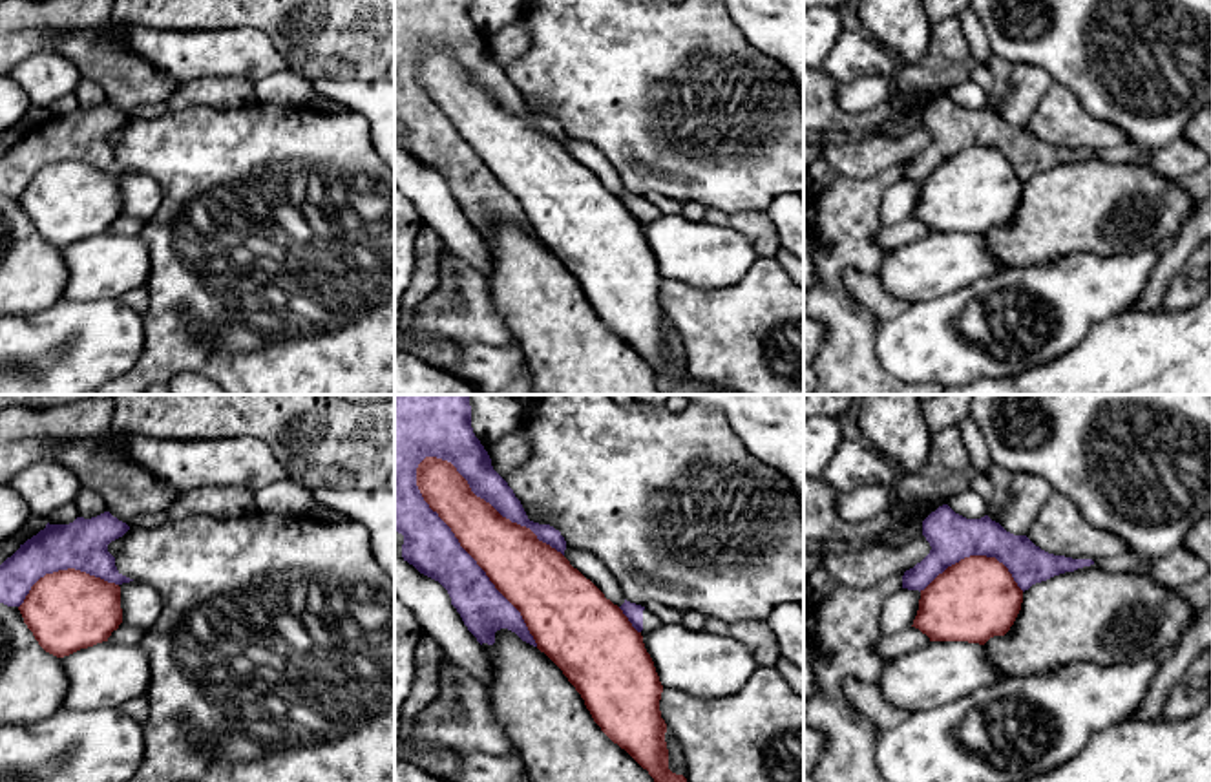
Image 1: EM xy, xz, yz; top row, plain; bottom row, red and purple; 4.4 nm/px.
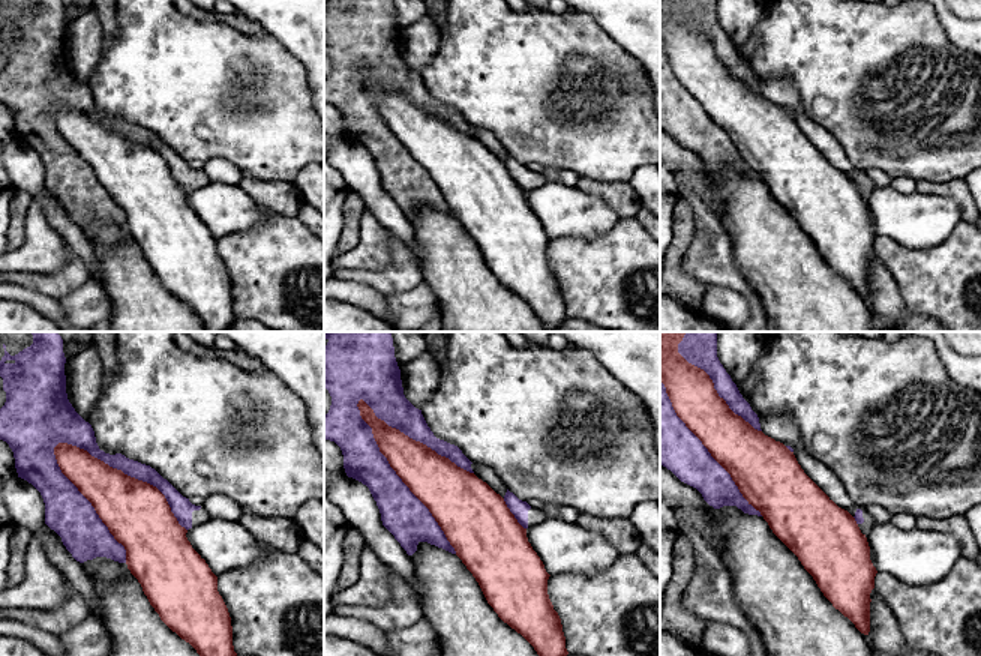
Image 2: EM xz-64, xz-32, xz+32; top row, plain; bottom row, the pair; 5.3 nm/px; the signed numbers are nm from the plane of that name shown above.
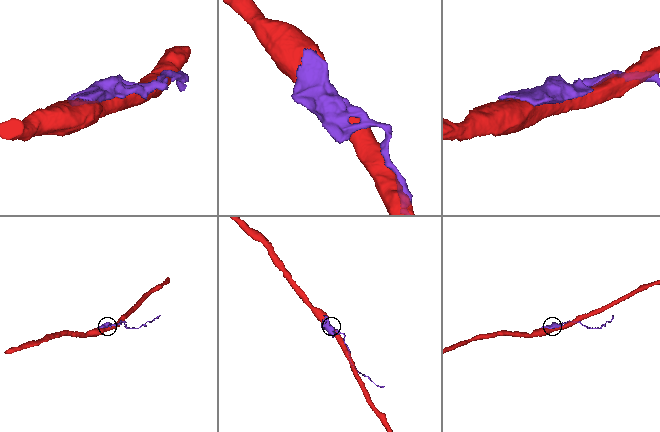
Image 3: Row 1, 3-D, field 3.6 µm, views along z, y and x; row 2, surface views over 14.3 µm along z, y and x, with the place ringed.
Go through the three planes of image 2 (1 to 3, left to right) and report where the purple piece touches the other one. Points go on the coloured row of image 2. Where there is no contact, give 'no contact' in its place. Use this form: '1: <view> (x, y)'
1: xz-64 (126, 475)
2: xz-32 (398, 475)
3: xz+32 (705, 446)

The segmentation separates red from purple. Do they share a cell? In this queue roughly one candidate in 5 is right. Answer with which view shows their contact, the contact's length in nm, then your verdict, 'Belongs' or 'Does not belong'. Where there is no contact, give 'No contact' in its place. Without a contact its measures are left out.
Touches red in xz. Shared border 950 nm. Does not belong

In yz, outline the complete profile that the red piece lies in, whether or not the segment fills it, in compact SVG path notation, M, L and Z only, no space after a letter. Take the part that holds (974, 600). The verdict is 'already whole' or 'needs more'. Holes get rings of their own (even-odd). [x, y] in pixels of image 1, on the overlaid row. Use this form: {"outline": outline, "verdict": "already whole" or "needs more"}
{"outline": "M970 555L921 590L915 629L930 641L985 645L1005 636L1023 603L1023 590L995 557Z", "verdict": "already whole"}

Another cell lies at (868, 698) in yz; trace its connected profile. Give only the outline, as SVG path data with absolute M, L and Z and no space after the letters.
M848 676L842 682L842 689L853 705L880 729L891 729L899 725L910 714L908 711L886 702L877 683L866 683Z

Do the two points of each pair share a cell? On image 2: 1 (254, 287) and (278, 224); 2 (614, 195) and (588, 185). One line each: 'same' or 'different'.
1: same
2: same

